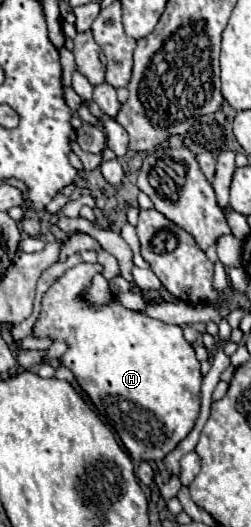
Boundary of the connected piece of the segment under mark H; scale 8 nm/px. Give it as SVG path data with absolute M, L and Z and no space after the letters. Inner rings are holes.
M80 262L58 278L42 296L42 312L32 328L32 336L50 338L52 342L64 340L68 350L60 356L60 364L72 370L78 386L88 394L102 420L114 428L130 458L136 462L160 462L194 428L200 412L200 362L196 360L194 348L184 340L180 326L128 310L118 298L110 298L106 304L92 304L84 298L96 274L102 274L102 264Z

